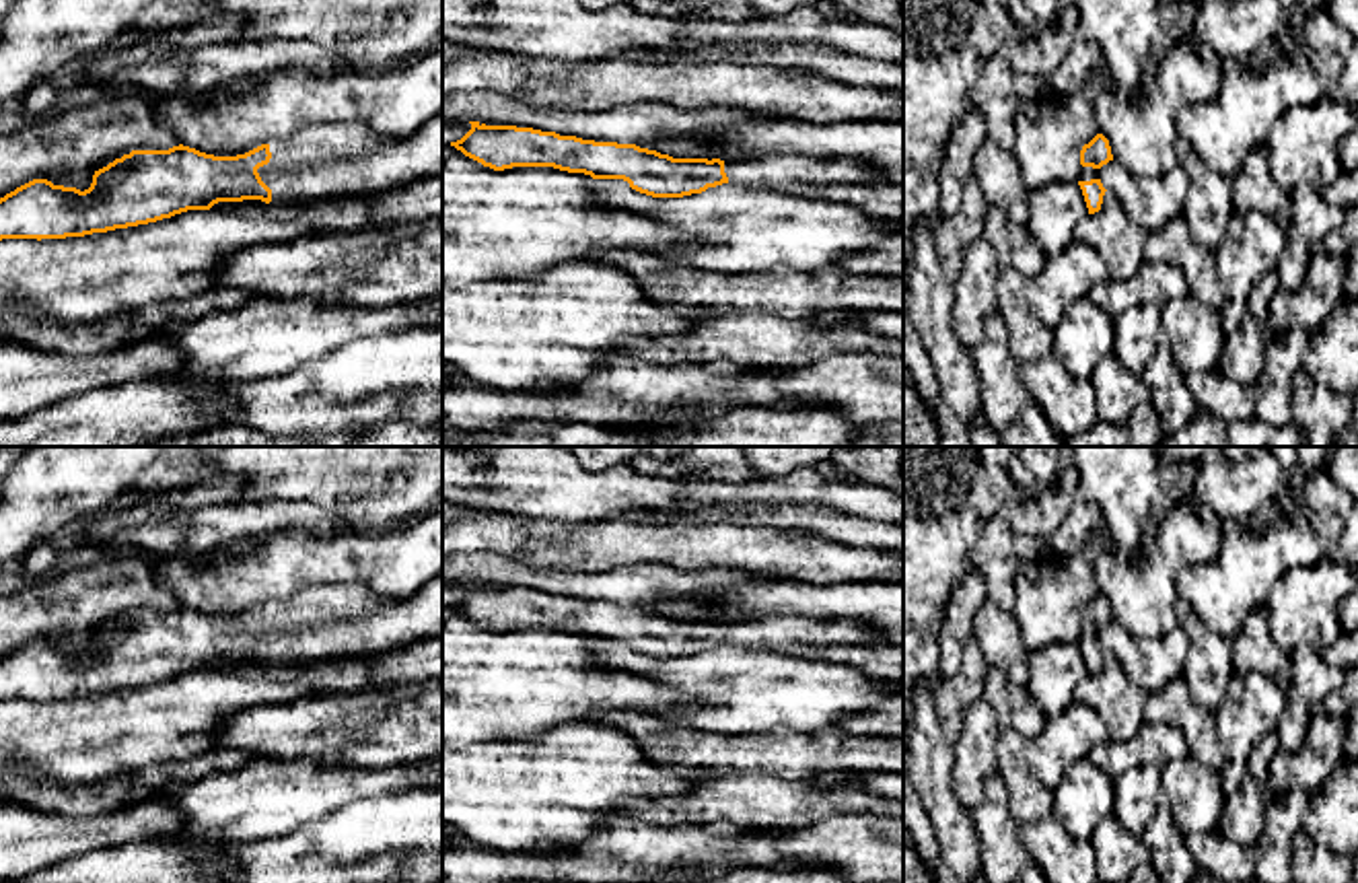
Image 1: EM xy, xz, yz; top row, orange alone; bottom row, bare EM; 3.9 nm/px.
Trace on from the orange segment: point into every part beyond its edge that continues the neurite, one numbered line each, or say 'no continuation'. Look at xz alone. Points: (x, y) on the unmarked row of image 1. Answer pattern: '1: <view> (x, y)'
1: xz (776, 632)

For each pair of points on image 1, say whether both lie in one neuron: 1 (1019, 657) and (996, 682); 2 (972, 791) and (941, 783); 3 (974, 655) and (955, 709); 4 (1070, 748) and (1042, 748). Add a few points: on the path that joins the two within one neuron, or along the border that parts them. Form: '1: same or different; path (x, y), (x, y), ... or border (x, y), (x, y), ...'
1: different; border (988, 665), (1025, 686)
2: different; border (951, 746), (951, 791), (970, 809)
3: same; path (974, 667), (968, 684), (955, 696)
4: same; path (1064, 748), (1048, 748)

